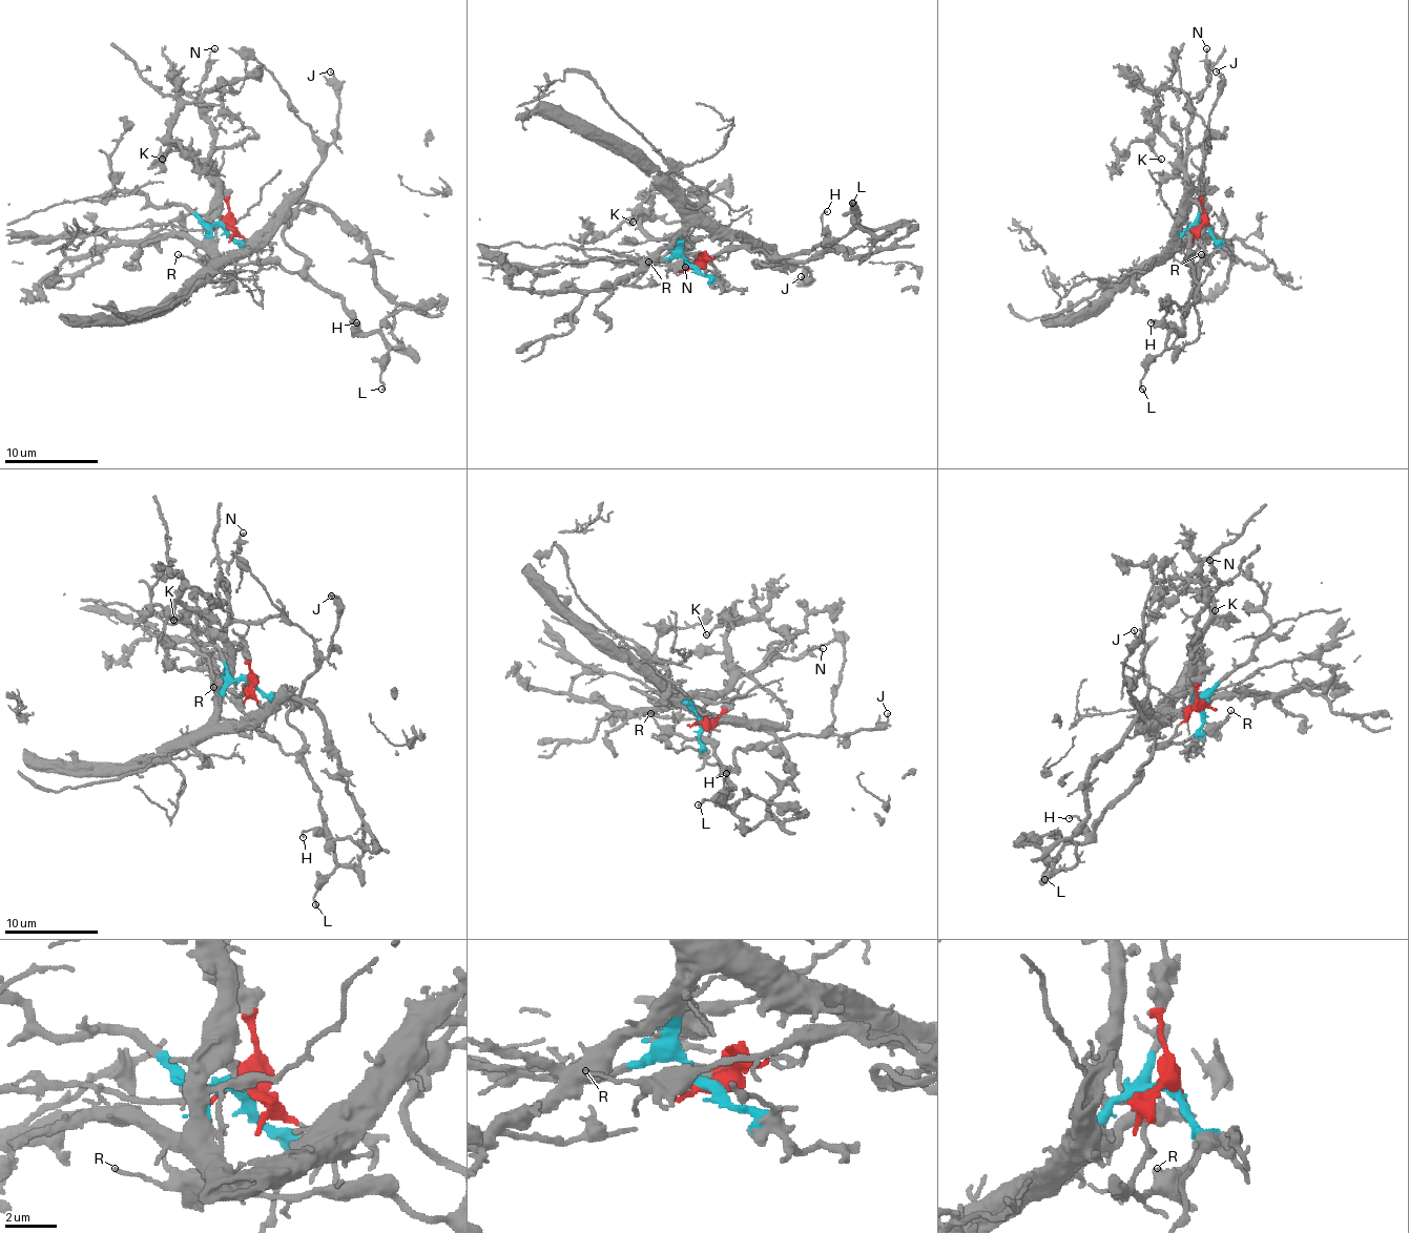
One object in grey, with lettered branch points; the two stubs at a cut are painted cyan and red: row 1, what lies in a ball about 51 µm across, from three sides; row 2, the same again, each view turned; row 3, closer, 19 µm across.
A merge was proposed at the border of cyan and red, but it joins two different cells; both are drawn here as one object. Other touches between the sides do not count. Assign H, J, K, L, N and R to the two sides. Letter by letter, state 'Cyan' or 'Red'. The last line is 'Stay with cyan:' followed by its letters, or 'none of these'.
H: Red
J: Red
K: Cyan
L: Red
N: Cyan
R: Red
Stay with cyan: K, N

